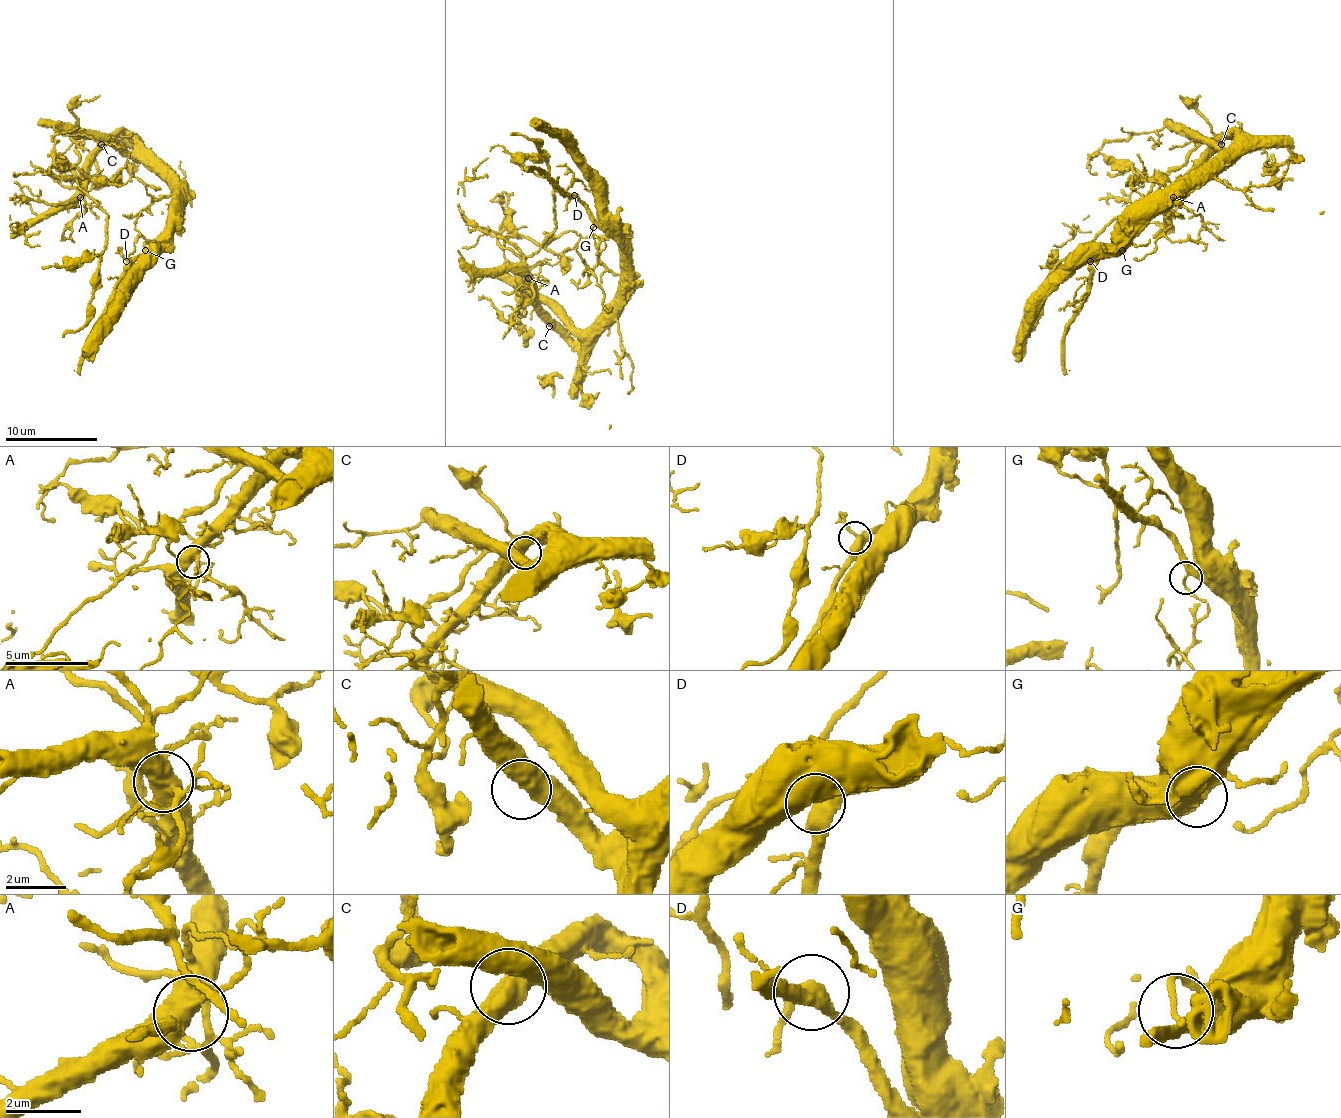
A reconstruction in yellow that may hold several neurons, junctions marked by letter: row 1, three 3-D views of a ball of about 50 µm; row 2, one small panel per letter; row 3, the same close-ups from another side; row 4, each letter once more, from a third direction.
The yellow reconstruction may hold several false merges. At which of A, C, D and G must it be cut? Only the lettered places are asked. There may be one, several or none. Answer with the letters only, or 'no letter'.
no letter

